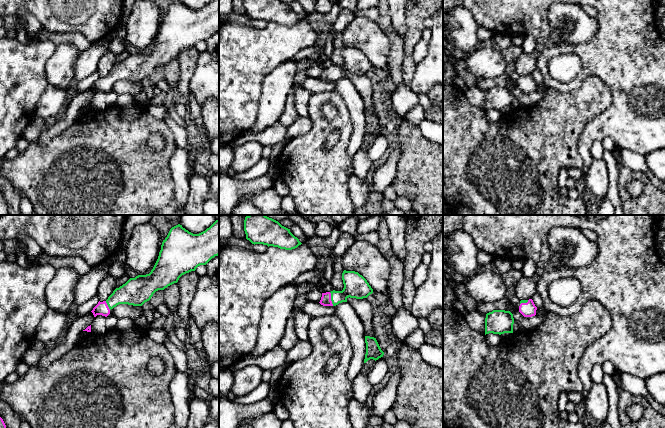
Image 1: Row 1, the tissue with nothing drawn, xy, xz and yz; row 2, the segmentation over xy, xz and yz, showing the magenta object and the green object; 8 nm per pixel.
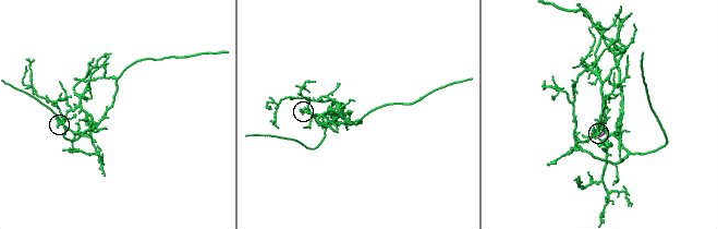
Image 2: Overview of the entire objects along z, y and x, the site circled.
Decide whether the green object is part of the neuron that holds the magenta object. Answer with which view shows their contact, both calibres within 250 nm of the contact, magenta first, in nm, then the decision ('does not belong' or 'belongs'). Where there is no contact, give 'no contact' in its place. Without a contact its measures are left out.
xz | 80/190 nm | belongs

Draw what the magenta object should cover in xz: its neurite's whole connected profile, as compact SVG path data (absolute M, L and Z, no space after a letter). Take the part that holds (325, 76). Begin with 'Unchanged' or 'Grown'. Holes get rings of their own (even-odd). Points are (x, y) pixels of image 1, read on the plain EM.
Grown. M346 47L342 49L342 56L344 64L342 67L331 67L322 69L320 80L323 82L336 82L339 79L347 78L347 75L367 74L373 69L373 65L367 58L367 56L355 47Z

